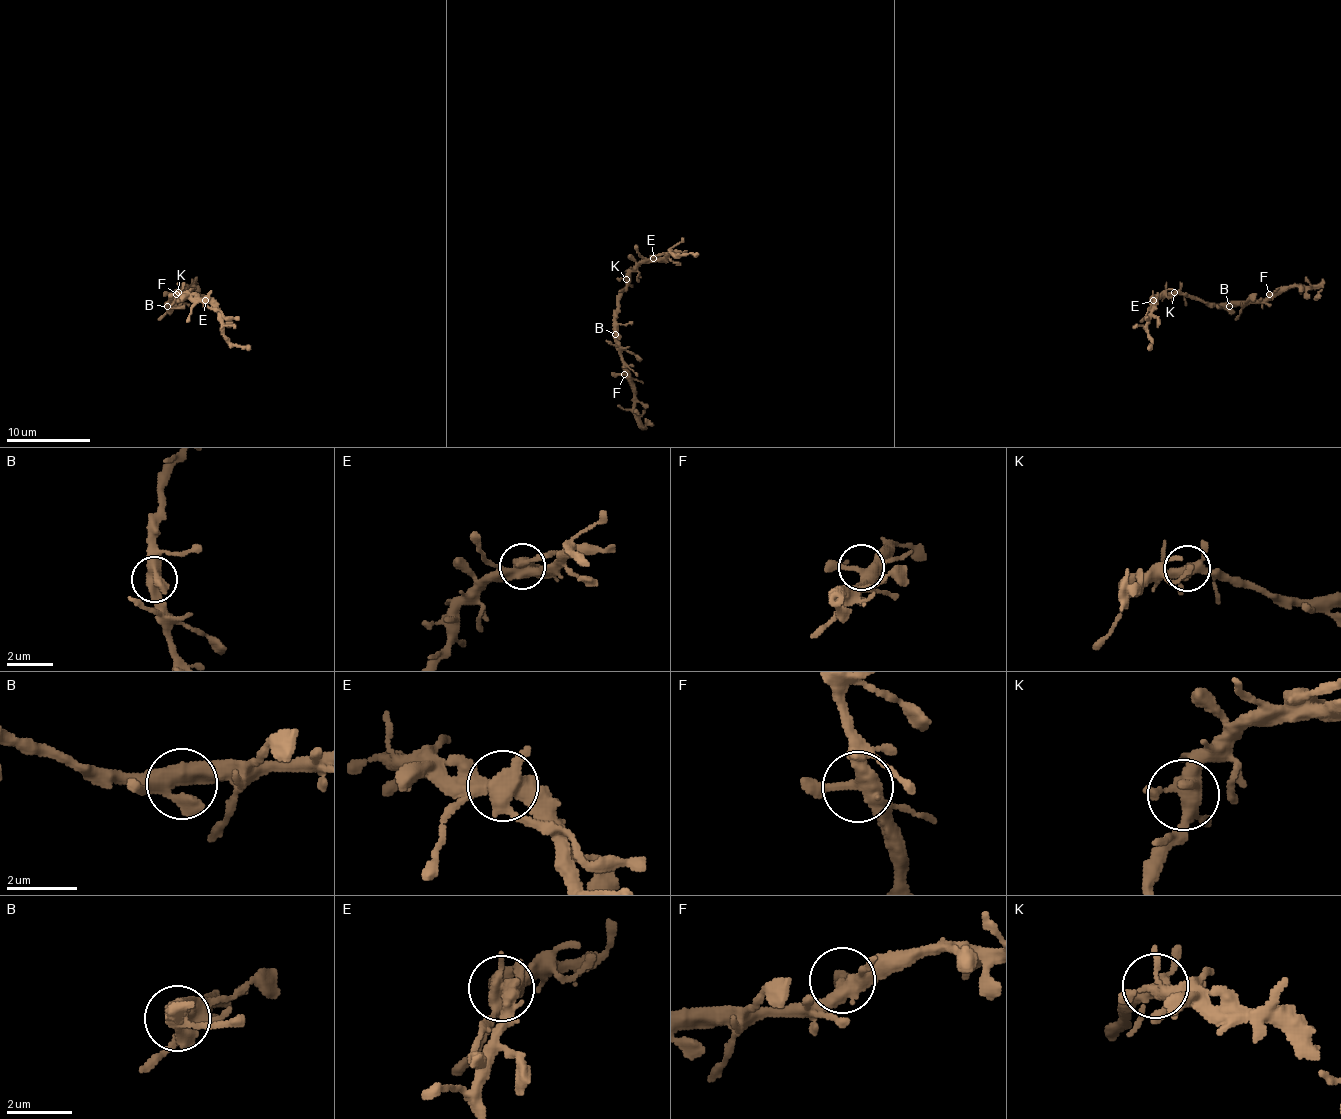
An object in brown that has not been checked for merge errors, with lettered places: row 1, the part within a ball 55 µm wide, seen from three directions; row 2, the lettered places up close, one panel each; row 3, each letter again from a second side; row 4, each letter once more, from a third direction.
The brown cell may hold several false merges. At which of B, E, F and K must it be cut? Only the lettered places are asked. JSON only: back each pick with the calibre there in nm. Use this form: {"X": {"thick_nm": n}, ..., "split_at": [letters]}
{"E": {"thick_nm": 480}, "split_at": ["E"]}

